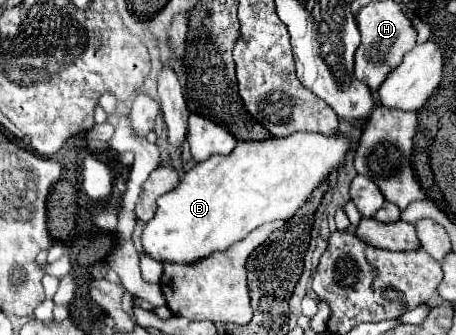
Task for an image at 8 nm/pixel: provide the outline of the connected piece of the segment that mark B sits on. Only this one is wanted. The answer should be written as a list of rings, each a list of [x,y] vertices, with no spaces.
[[[293,132],[291,136],[285,136],[285,138],[267,138],[267,140],[261,140],[261,142],[239,142],[237,148],[229,154],[229,156],[211,156],[207,158],[205,162],[199,162],[195,168],[191,168],[183,180],[179,182],[179,186],[175,190],[171,190],[169,194],[161,196],[157,200],[157,214],[153,220],[147,222],[145,230],[143,230],[143,252],[151,254],[155,260],[165,260],[165,262],[181,262],[181,264],[189,264],[189,262],[195,262],[197,258],[205,258],[213,252],[221,252],[225,248],[229,248],[233,242],[239,242],[241,238],[245,238],[245,234],[249,234],[253,228],[265,224],[265,222],[273,222],[273,220],[289,220],[313,194],[313,190],[317,190],[325,180],[327,176],[331,176],[335,170],[343,168],[345,166],[345,158],[347,158],[347,152],[355,148],[353,146],[353,140],[347,136],[347,134],[341,134],[341,132],[335,132],[335,134],[321,134],[321,132]]]

